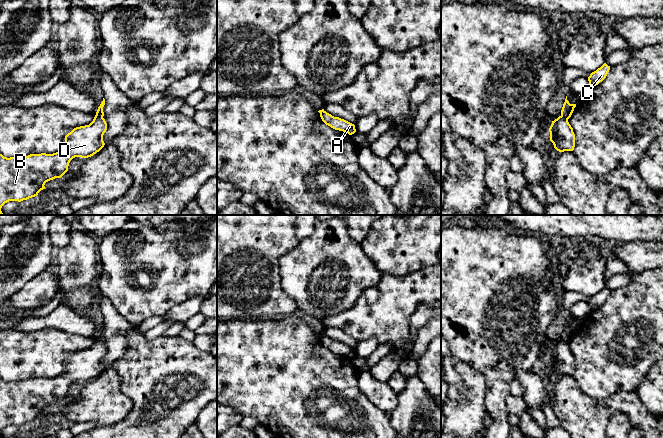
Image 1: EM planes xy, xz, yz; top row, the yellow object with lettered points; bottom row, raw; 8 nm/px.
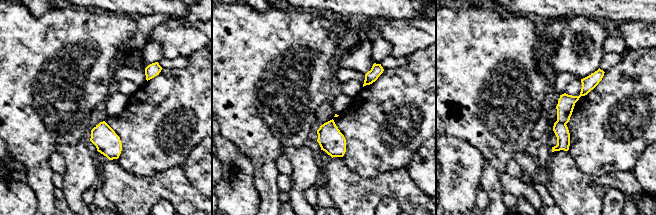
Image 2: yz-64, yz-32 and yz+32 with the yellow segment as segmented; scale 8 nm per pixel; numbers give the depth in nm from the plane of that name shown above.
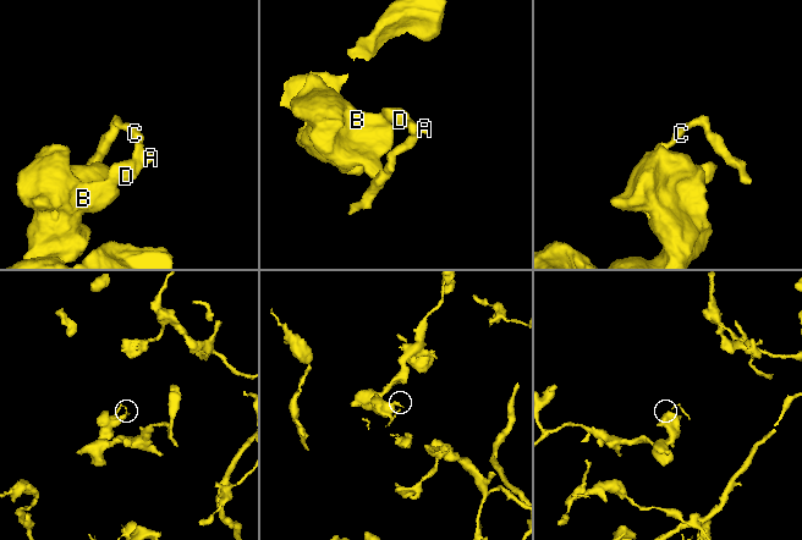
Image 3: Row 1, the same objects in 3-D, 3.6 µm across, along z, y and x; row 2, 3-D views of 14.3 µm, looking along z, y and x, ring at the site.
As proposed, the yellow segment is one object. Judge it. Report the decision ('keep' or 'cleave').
cleave

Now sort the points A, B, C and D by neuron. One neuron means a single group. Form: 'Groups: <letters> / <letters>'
Groups: A C / B D

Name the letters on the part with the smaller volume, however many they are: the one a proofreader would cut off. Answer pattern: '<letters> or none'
A, C

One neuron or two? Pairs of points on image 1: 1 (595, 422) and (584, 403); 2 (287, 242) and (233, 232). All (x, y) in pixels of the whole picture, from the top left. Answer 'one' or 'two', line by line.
1: one
2: one

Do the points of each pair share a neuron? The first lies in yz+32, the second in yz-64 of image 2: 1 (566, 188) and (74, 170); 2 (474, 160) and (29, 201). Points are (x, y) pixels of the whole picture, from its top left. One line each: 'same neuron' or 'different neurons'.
1: different neurons
2: same neuron

